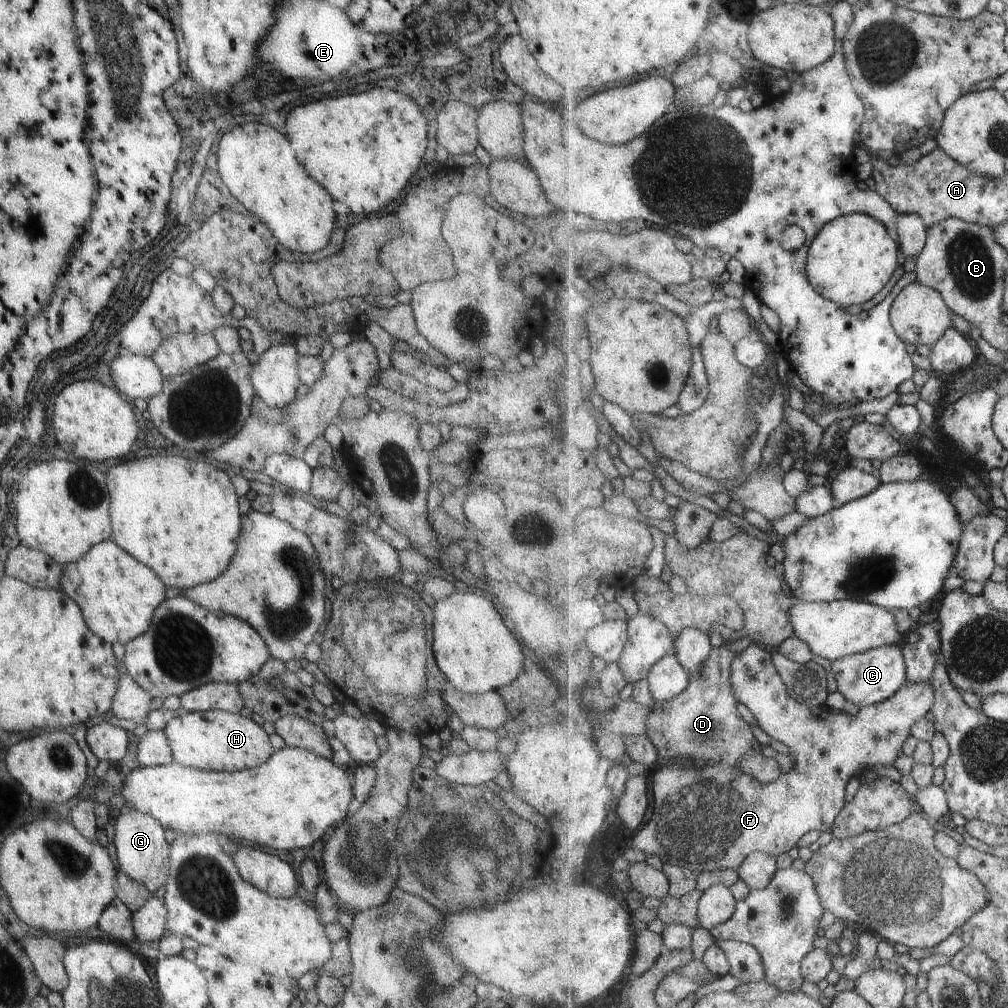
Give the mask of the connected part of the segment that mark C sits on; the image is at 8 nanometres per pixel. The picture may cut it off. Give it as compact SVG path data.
M887 645L864 653L841 657L831 662L831 672L838 691L859 708L876 705L891 698L909 681L908 667L901 645Z

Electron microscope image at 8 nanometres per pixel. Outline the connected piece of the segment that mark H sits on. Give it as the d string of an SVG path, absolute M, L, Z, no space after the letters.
M214 711L179 712L162 728L173 763L206 771L240 771L265 762L274 749L263 727L240 713Z

